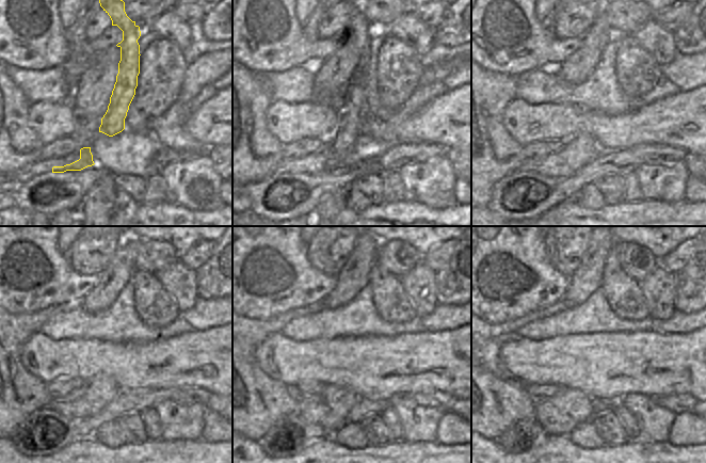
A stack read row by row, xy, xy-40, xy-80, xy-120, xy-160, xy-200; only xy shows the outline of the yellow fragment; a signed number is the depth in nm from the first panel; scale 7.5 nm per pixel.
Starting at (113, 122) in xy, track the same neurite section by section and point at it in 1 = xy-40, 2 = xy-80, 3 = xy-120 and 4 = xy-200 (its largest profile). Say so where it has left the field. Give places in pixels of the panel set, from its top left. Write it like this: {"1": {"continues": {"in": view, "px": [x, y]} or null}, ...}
{"1": {"continues": {"in": "xy-40", "px": [334, 154]}}, "2": {"continues": {"in": "xy-80", "px": [579, 149]}}, "3": {"continues": {"in": "xy-120", "px": [95, 394]}}, "4": {"continues": {"in": "xy-200", "px": [571, 408]}}}

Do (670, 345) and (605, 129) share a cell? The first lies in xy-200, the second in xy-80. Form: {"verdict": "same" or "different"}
{"verdict": "same"}

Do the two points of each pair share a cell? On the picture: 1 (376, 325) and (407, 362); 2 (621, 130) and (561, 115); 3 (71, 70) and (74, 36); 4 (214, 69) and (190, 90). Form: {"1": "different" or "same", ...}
{"1": "different", "2": "same", "3": "same", "4": "same"}

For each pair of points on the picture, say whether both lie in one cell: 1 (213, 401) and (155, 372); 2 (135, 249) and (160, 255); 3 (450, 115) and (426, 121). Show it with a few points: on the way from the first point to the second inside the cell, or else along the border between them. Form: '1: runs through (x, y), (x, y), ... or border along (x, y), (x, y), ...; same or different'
1: border along (211, 393), (221, 395); different
2: runs through (142, 250), (148, 255), (154, 255); same
3: runs through (444, 121), (432, 121); same

